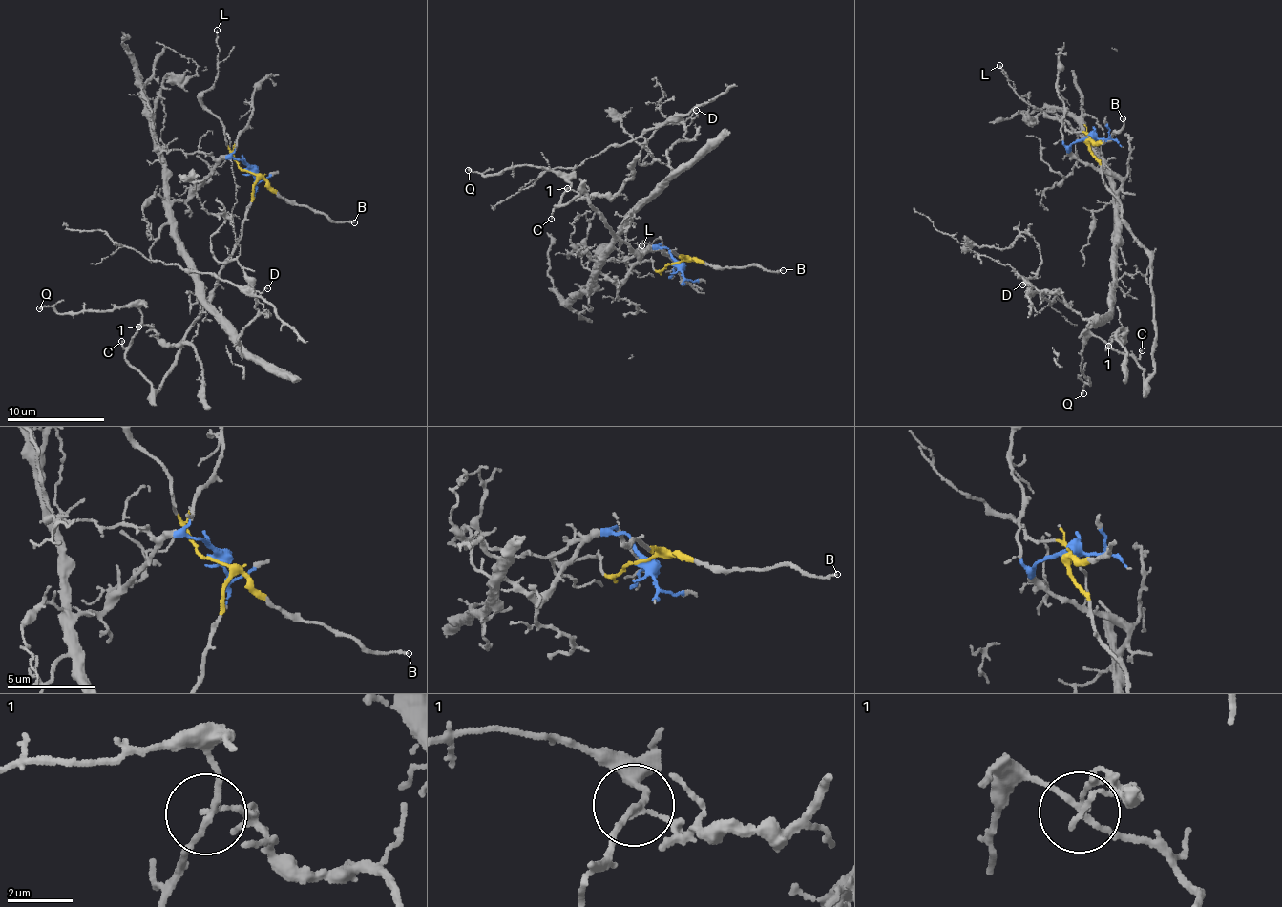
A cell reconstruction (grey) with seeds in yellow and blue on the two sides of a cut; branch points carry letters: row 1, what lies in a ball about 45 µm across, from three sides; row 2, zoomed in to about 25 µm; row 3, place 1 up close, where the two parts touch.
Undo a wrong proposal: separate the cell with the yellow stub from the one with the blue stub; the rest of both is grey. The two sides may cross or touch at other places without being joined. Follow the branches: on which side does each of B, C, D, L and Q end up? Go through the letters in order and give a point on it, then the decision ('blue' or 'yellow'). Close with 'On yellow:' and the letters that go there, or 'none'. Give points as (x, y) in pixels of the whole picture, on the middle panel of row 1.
B: place (783, 270); yellow
C: place (551, 219); yellow
D: place (696, 110); blue
L: place (641, 245); yellow
Q: place (468, 170); yellow
On yellow: B, C, L, Q

